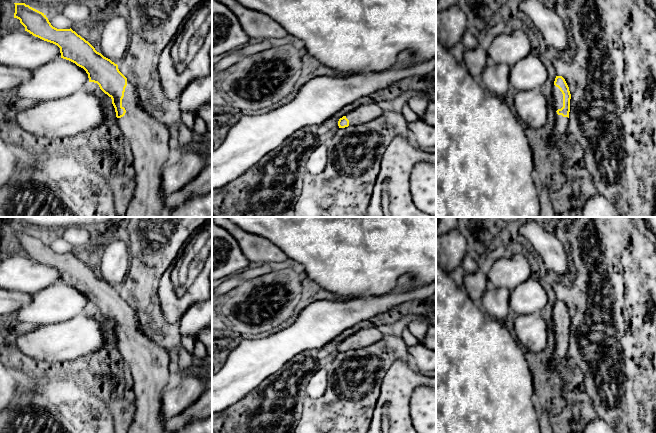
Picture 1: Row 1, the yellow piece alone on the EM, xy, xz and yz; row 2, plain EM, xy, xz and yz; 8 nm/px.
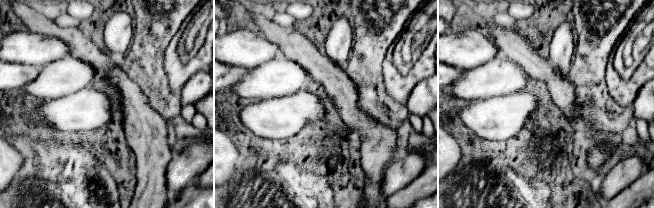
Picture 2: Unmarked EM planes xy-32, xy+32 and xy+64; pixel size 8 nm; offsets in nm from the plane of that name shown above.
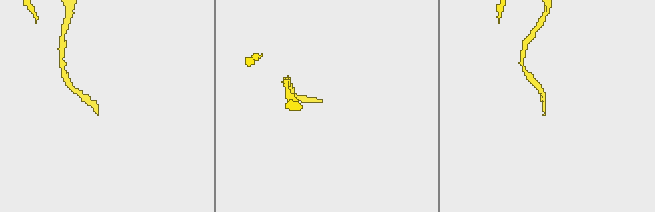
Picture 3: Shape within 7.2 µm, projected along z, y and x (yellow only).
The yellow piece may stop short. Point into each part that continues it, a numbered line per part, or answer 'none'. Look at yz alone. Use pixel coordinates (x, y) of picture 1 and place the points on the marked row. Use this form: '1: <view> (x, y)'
1: yz (561, 123)

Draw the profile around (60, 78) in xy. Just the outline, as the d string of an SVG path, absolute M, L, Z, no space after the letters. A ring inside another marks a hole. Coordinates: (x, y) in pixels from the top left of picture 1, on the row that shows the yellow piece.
M61 57L32 70L31 77L12 93L24 103L38 103L70 96L87 87L86 71Z

